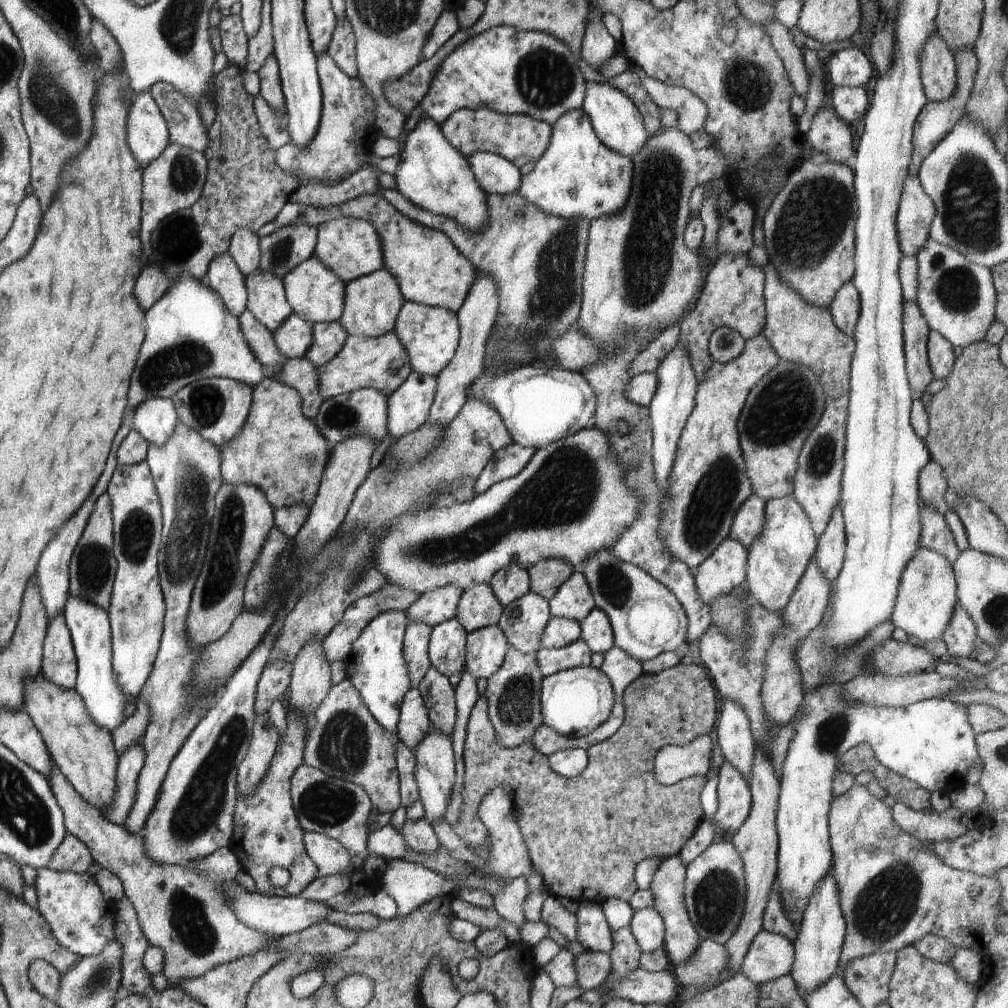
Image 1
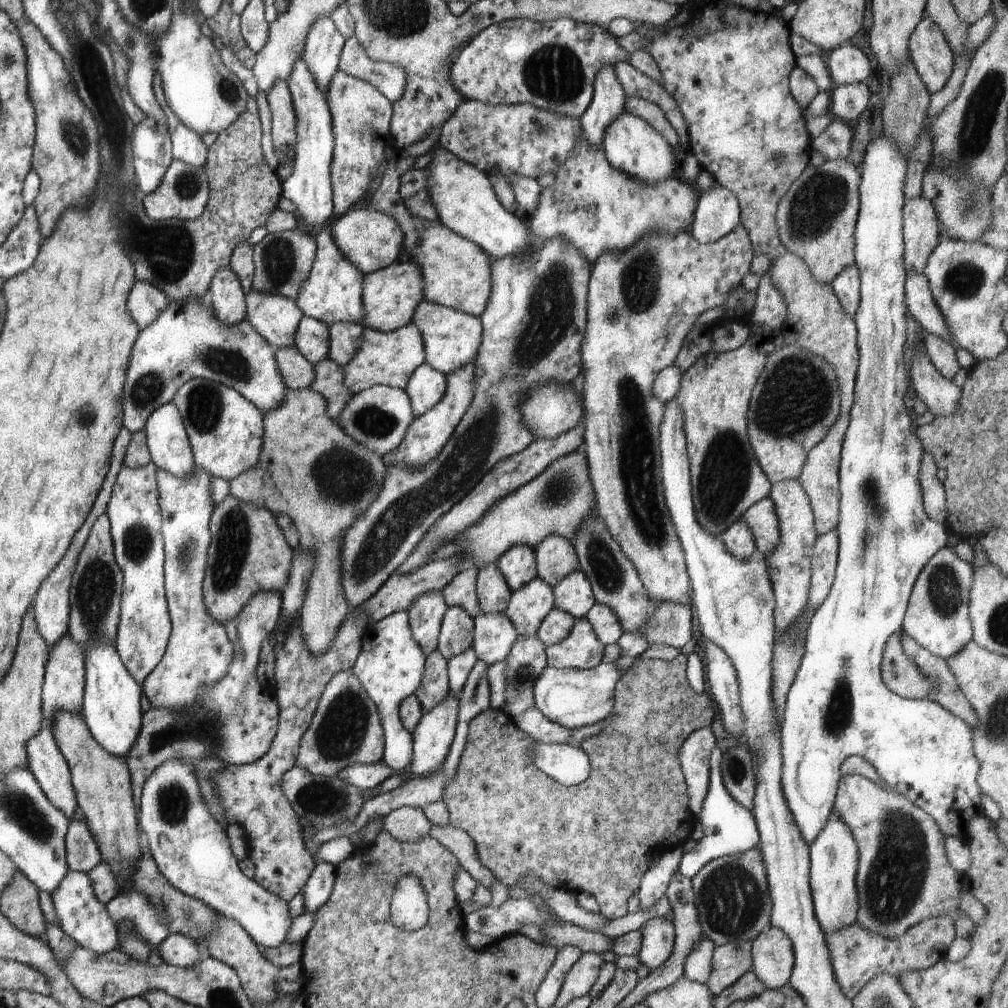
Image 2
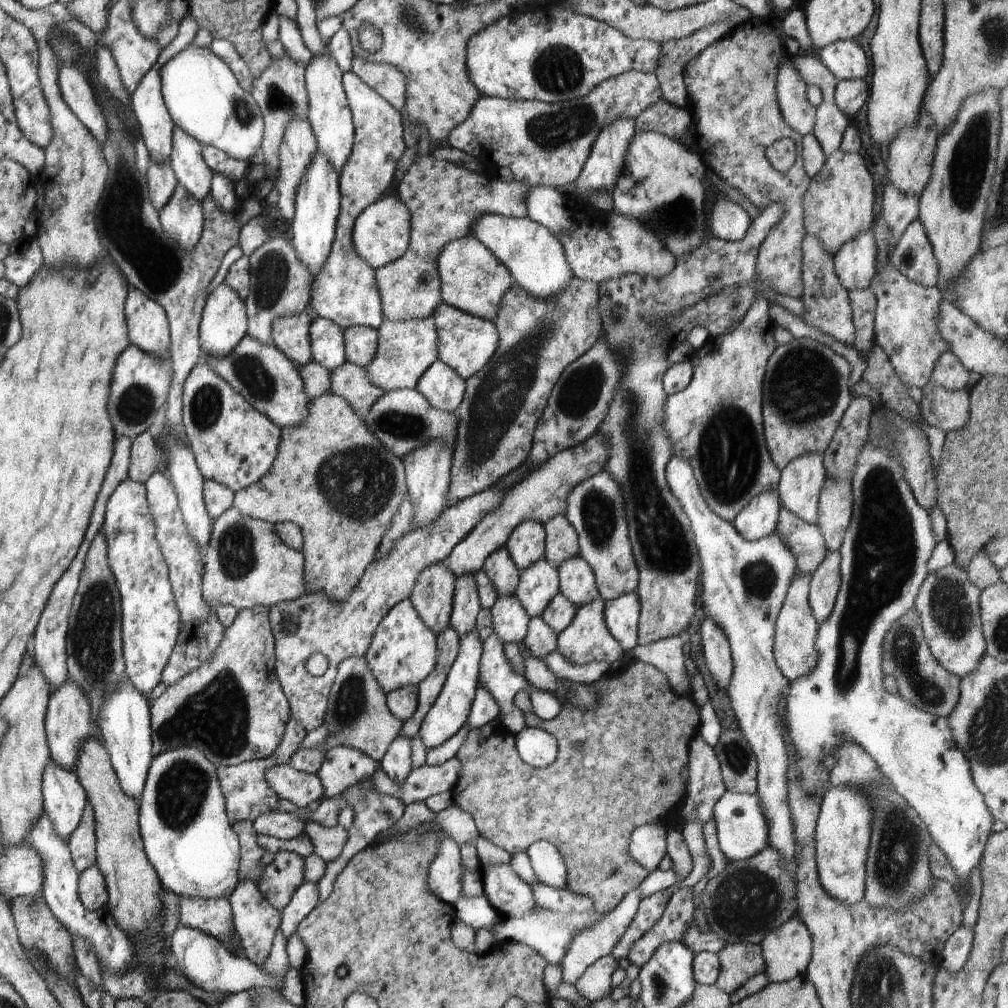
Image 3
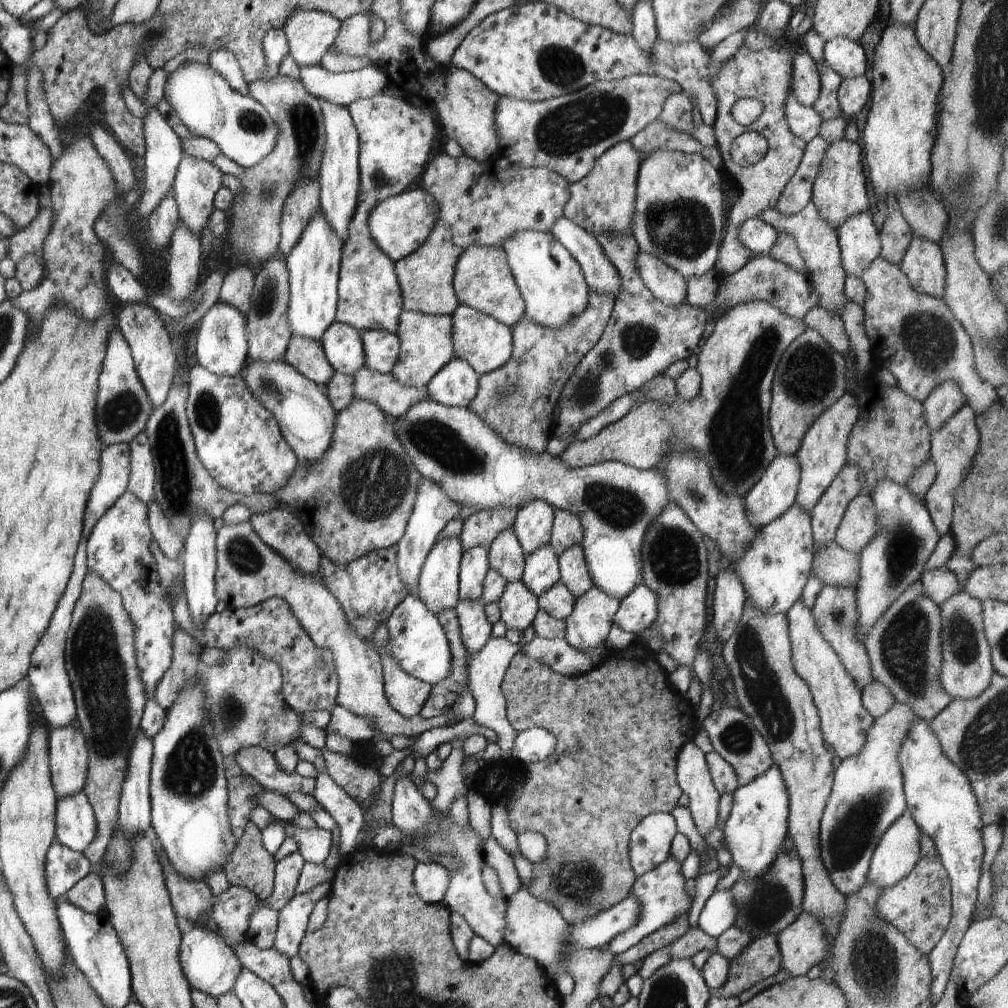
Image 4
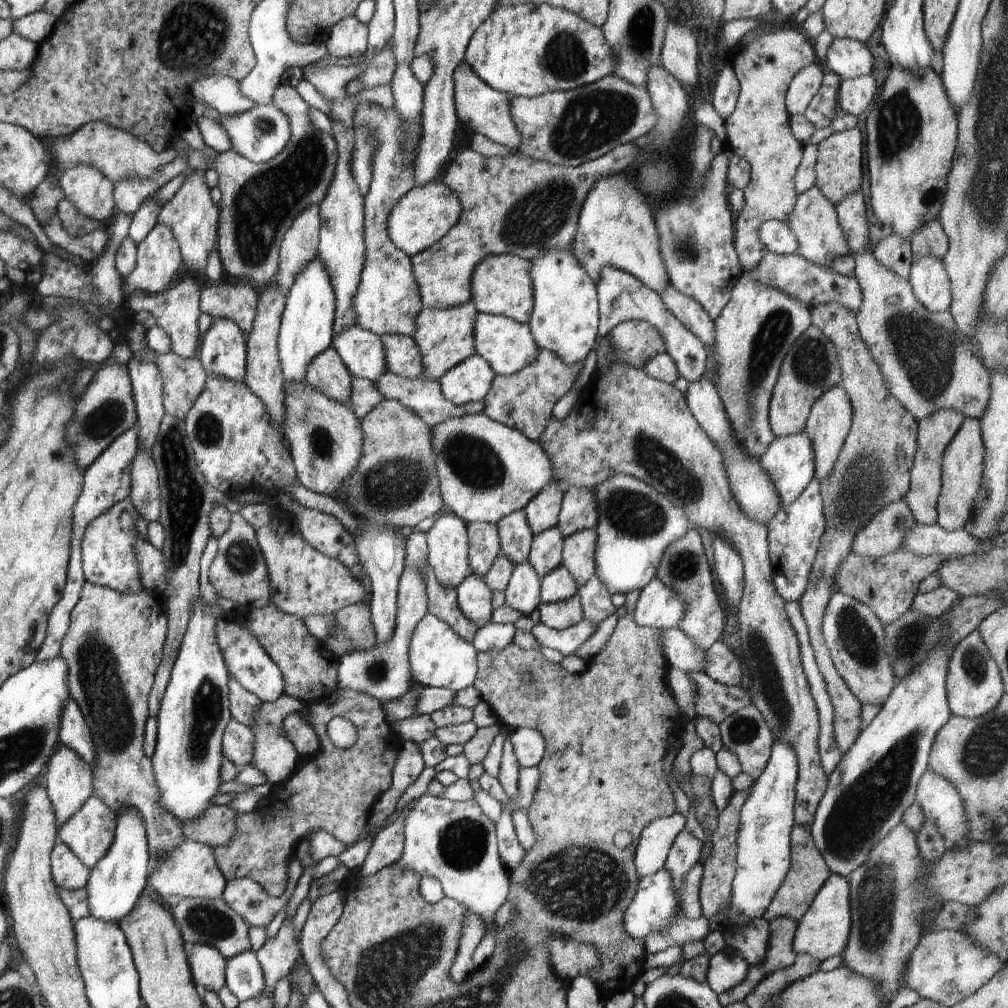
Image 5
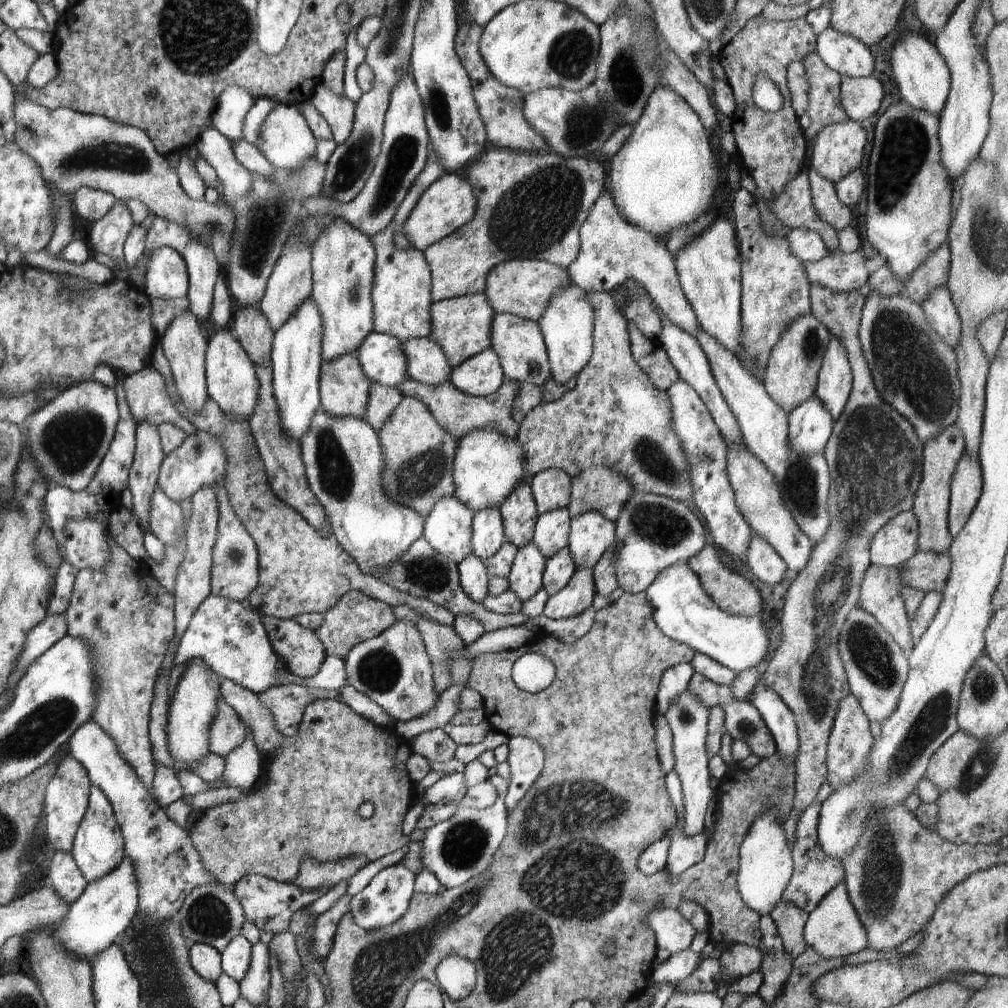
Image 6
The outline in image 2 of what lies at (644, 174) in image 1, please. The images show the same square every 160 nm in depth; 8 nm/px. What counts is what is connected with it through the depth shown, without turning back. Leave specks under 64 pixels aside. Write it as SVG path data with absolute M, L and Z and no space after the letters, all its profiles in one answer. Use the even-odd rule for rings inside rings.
M738 223L727 235L708 242L700 244L692 235L690 230L680 231L679 233L653 233L645 234L643 237L634 241L629 249L623 251L604 251L598 255L595 263L591 266L591 275L589 278L589 287L587 294L587 319L583 330L583 339L581 342L581 373L583 380L583 406L585 407L585 427L583 430L583 442L586 446L586 455L590 469L591 481L593 482L595 501L597 502L597 513L605 522L606 528L616 539L624 554L632 561L636 567L642 584L646 587L650 598L656 602L672 600L677 603L691 605L692 592L690 591L691 580L685 563L685 556L682 545L680 544L676 529L671 521L670 511L668 510L663 484L661 479L661 454L659 452L659 426L662 420L663 406L665 403L653 397L651 386L654 377L666 367L673 364L678 351L683 343L686 333L692 328L696 320L706 310L724 306L727 304L727 294L742 285L742 278L749 272L751 260L753 257L753 246L749 239L748 231Z

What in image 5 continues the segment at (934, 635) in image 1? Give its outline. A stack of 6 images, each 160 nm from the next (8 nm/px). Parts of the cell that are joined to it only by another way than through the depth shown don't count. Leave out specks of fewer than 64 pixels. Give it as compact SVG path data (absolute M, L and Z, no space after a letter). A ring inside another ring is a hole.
M978 628L953 648L945 678L945 691L951 714L969 719L989 713L1001 701L1005 693L1001 674Z

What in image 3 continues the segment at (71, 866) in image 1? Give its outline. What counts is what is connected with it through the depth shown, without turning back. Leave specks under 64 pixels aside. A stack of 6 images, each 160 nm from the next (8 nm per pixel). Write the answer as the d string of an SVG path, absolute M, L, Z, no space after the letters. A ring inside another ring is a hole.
M90 802L86 804L78 830L70 834L68 845L74 869L79 874L96 865L96 818Z

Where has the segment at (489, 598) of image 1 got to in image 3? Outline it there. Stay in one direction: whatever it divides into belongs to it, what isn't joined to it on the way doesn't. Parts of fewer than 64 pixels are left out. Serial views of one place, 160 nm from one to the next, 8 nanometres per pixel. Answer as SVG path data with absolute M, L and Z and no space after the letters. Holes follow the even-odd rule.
M506 546L498 548L491 556L488 556L483 570L490 578L498 597L515 595L519 584L520 570L514 566Z

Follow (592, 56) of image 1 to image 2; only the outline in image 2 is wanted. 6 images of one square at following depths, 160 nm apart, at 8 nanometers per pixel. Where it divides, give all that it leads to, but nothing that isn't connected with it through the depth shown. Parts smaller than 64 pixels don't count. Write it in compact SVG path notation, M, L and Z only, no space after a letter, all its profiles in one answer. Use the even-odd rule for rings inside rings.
M602 65L595 74L593 82L593 97L586 112L579 118L581 130L591 145L603 148L603 134L609 122L612 122L619 114L625 110L625 92L618 82L614 67L612 65Z

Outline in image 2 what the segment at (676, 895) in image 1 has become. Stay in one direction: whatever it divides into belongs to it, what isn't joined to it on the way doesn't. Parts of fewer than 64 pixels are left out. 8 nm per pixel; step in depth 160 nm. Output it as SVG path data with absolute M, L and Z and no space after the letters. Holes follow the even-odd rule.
M704 937L690 949L683 964L683 974L688 980L705 984L710 976L714 947L715 944Z

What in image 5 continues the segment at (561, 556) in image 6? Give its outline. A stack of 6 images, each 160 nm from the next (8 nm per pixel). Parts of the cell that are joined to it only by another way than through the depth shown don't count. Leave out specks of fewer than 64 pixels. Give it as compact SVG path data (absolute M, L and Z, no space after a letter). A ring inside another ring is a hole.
M564 565L556 567L541 580L541 602L569 601L577 594L577 586Z

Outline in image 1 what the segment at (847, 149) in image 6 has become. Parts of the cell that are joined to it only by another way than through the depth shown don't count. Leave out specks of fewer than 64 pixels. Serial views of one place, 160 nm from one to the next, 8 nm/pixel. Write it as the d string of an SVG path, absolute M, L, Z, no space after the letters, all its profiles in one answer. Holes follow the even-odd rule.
M810 159L796 166L778 190L775 199L762 218L764 250L774 265L782 284L792 289L812 307L828 309L838 289L853 279L855 271L855 222L858 205L855 197L856 184L851 166L832 161L814 164Z

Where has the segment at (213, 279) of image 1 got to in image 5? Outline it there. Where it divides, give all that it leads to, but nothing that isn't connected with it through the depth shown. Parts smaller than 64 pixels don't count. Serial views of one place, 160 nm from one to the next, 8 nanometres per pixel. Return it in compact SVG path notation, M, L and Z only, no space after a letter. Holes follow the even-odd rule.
M215 317L199 342L198 357L208 377L243 381L246 374L246 334L233 320Z

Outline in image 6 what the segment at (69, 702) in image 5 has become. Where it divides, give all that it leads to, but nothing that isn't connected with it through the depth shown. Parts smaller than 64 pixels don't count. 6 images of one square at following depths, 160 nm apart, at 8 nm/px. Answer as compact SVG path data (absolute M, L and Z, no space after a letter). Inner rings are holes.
M88 720L86 724L82 724L68 740L66 749L68 754L80 762L80 765L86 770L91 784L98 786L110 800L114 817L122 832L126 858L132 862L134 878L138 882L138 914L142 917L141 921L146 921L148 917L158 920L178 917L184 898L196 886L217 884L214 876L210 876L210 872L206 872L206 868L202 866L202 860L200 860L198 852L194 850L190 836L180 826L176 826L170 818L167 818L165 810L157 804L156 800L152 800L150 792L136 776L134 766L130 766L130 762L126 762L126 758L122 758L122 754L118 754L114 740L96 722Z

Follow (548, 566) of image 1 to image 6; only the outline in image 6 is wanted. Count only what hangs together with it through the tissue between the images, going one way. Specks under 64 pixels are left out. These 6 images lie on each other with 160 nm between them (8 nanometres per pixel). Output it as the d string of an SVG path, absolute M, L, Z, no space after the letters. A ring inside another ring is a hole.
M612 466L586 468L571 479L571 496L568 504L570 519L582 512L600 512L614 523L618 520L626 500L634 494L634 488Z

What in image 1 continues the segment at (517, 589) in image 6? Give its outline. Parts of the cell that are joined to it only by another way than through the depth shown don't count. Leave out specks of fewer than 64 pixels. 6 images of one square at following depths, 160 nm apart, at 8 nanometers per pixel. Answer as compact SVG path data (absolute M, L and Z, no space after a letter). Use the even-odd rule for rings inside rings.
M498 625L468 633L465 671L476 680L488 680L500 670L509 648L507 638Z

